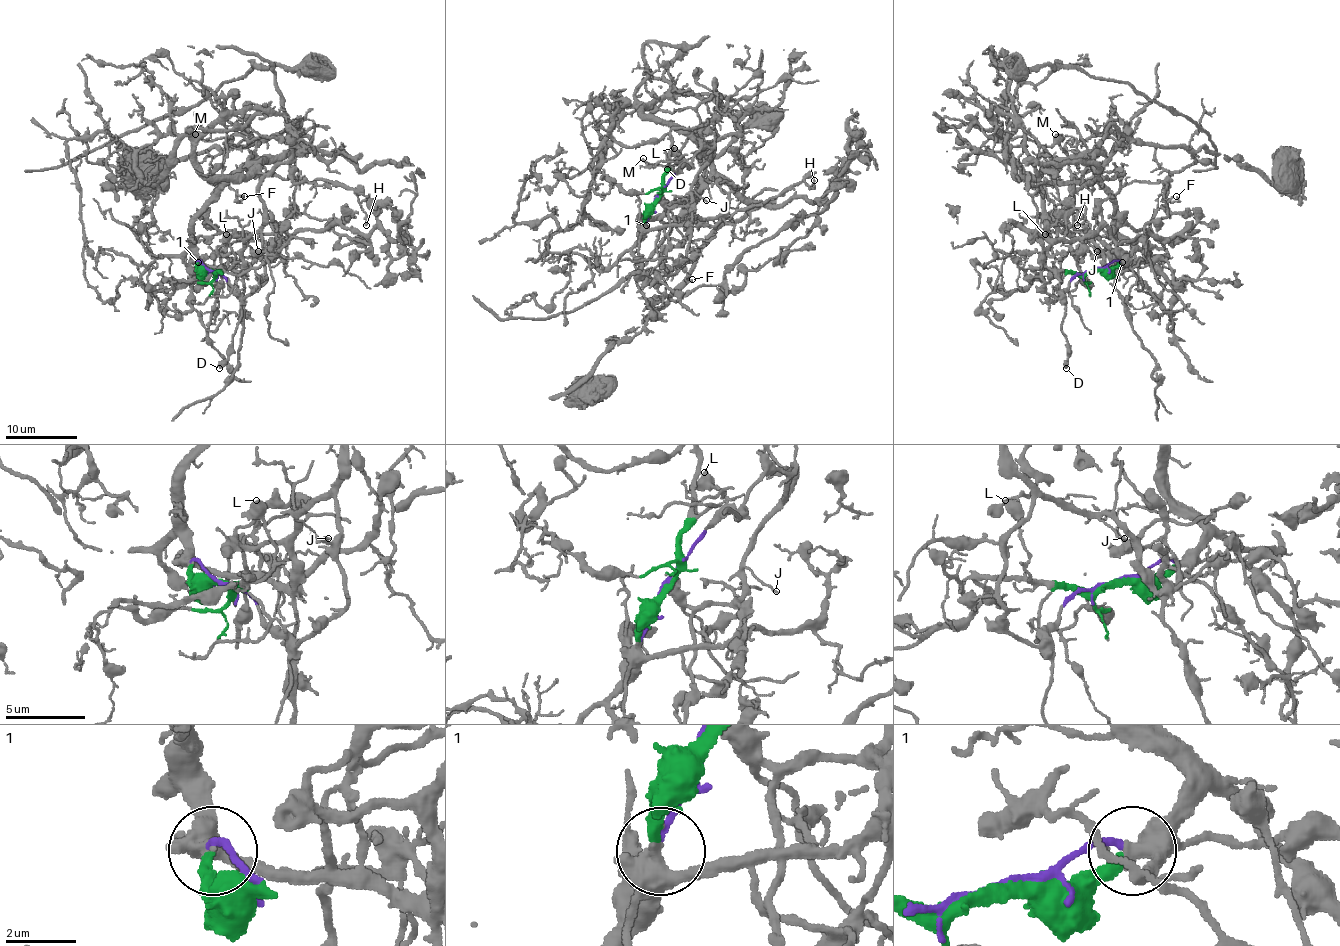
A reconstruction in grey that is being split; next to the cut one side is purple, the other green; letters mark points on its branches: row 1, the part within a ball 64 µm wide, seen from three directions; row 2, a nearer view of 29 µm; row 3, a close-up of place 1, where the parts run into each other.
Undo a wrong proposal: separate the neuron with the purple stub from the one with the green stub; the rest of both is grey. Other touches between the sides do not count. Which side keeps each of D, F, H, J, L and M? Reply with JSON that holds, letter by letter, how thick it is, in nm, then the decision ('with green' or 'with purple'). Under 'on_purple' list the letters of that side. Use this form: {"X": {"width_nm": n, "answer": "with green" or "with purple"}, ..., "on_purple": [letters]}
{"D": {"width_nm": 500, "answer": "with purple"}, "F": {"width_nm": 110, "answer": "with green"}, "H": {"width_nm": 110, "answer": "with green"}, "J": {"width_nm": 110, "answer": "with purple"}, "L": {"width_nm": 550, "answer": "with green"}, "M": {"width_nm": 200, "answer": "with purple"}, "on_purple": ["D", "J", "M"]}

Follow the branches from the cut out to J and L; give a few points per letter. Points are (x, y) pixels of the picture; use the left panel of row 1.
J: (210, 272), (219, 274), (242, 299), (265, 281), (260, 233), (244, 241), (258, 250)
L: (210, 272), (226, 270), (233, 263), (235, 254), (226, 234)

